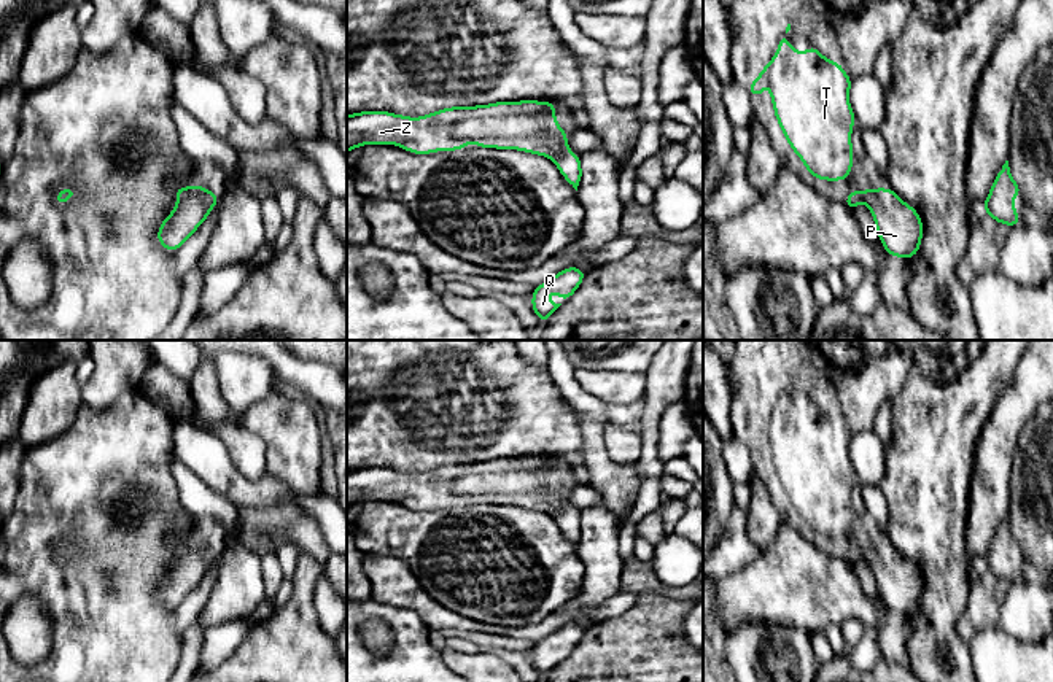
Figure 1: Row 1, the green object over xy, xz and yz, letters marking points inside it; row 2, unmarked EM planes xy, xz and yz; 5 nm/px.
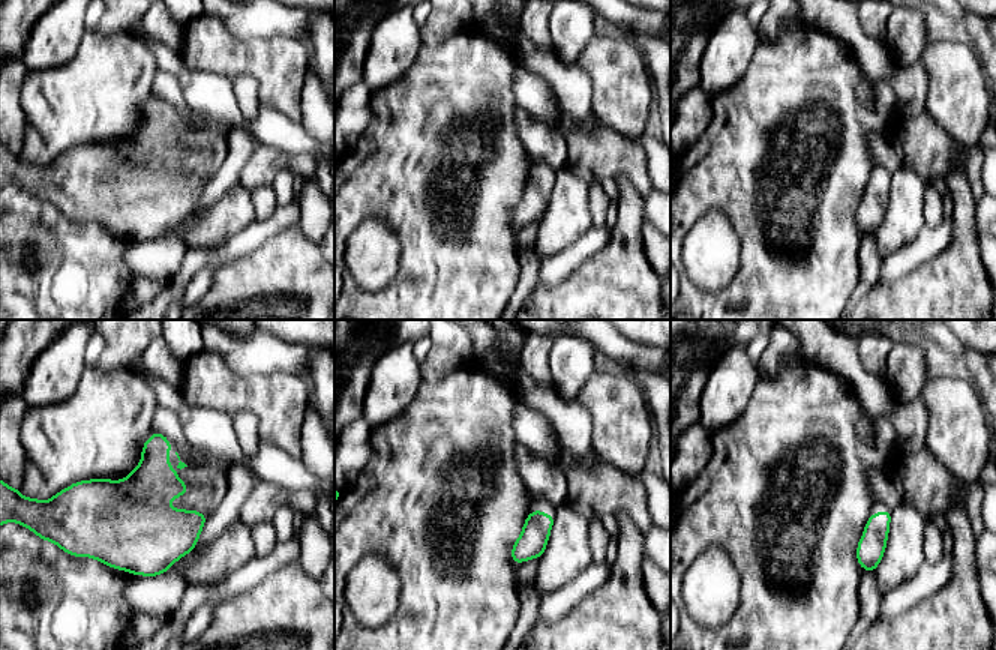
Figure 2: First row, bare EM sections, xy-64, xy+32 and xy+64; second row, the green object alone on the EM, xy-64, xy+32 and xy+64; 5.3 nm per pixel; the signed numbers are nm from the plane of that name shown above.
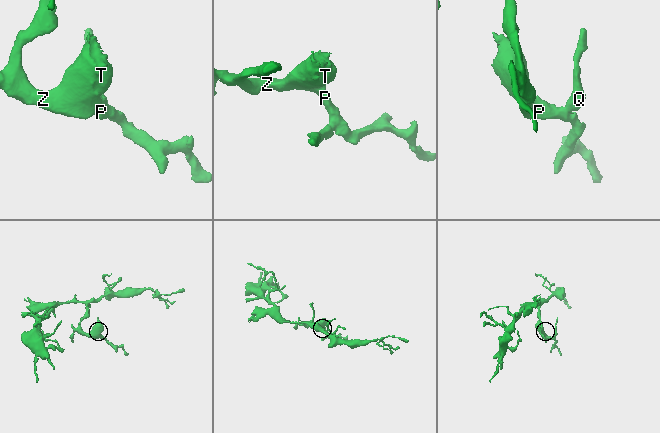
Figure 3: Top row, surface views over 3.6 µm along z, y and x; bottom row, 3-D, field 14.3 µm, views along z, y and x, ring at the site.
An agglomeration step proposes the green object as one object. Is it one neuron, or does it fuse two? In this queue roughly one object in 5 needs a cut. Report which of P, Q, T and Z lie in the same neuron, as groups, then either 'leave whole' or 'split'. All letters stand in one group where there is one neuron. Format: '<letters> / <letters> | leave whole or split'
P Q T Z | leave whole

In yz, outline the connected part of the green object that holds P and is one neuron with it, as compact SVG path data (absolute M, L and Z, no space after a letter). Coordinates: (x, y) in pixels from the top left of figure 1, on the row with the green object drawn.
M880 184L873 192L851 191L845 203L854 210L865 203L873 216L876 234L889 256L911 259L923 240L923 221L918 211L903 202L891 188L883 189Z

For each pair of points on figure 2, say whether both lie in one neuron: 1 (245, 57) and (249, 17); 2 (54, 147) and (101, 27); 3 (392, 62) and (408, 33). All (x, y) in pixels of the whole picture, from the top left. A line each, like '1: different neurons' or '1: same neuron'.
1: different neurons
2: different neurons
3: same neuron

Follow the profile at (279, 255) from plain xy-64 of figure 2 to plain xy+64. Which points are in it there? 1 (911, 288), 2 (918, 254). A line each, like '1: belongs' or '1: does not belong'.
1: belongs
2: does not belong

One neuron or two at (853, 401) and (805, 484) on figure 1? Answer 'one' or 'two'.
one

